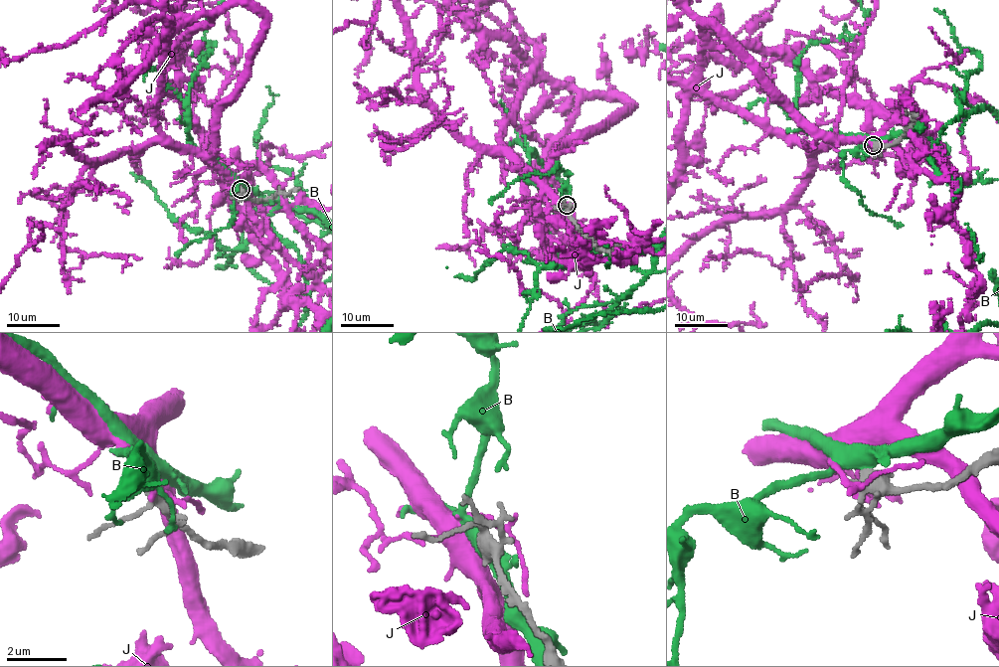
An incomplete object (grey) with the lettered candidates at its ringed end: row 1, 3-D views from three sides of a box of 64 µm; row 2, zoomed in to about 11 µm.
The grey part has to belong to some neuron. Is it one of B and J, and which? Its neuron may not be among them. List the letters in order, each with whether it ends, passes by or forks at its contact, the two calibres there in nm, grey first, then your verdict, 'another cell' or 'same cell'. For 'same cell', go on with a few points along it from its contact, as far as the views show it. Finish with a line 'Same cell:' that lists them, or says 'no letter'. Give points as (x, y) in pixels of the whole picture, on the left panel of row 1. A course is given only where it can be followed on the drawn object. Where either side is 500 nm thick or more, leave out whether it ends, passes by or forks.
B: it forks | 380/400 nm | another cell
J: it forks | 400/170 nm | another cell
Same cell: no letter

